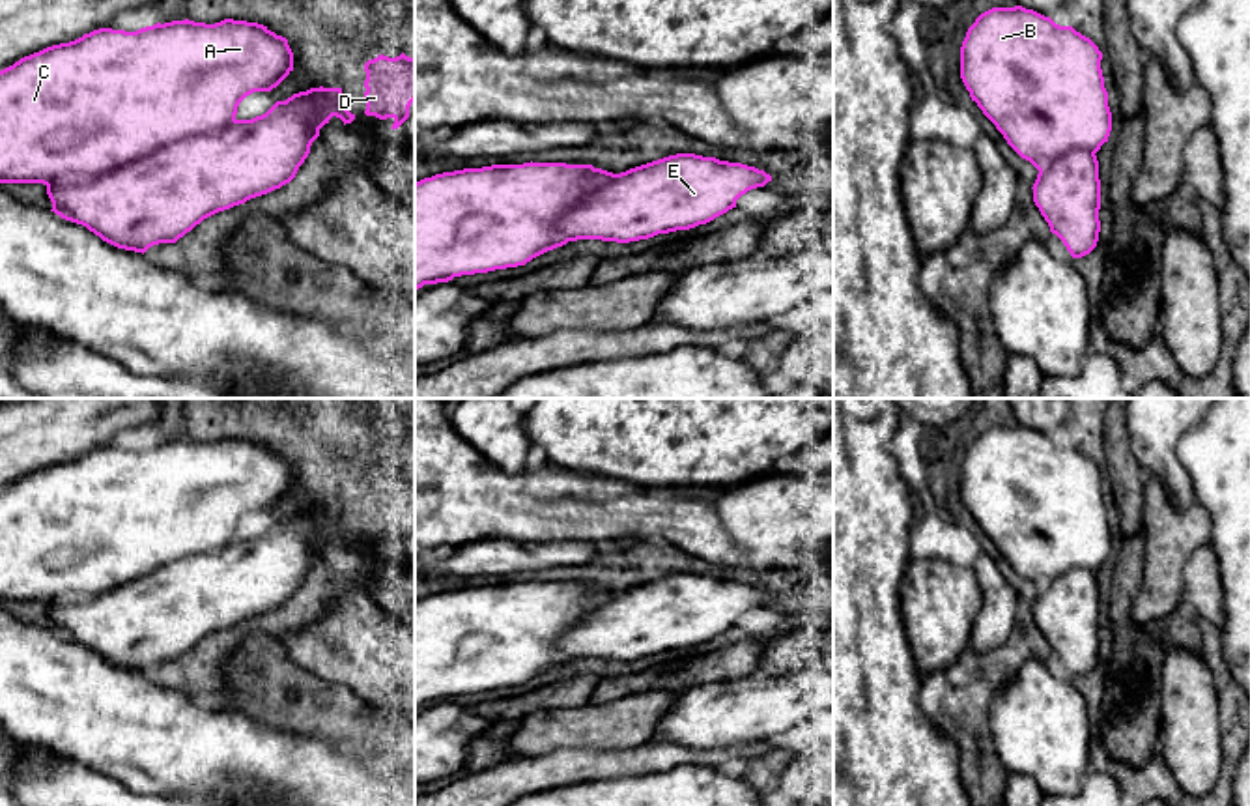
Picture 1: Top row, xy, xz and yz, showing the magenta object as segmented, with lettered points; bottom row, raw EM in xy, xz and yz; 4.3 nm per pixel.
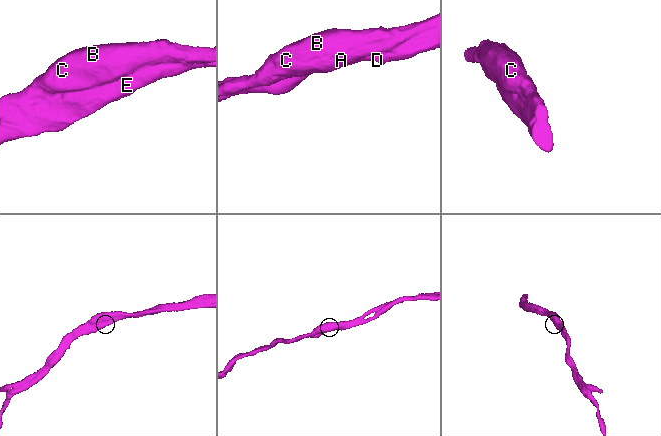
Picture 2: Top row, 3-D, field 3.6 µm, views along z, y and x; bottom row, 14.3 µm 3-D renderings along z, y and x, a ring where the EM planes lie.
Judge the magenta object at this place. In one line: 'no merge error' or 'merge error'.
no merge error

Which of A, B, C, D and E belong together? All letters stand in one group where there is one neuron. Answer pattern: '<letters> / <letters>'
A B C D E

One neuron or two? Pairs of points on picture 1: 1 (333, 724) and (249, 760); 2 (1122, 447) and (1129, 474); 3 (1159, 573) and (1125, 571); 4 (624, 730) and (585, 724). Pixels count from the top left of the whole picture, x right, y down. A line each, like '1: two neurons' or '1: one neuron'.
1: two neurons
2: one neuron
3: two neurons
4: one neuron

